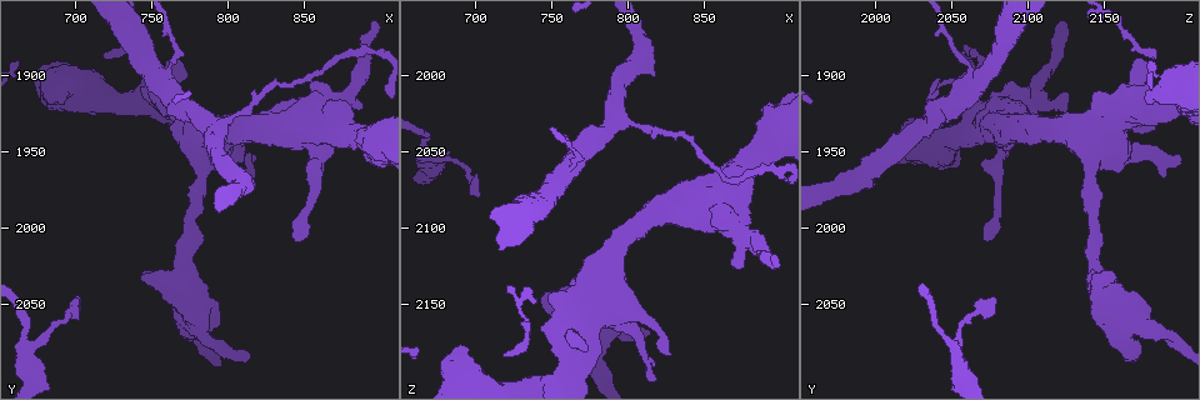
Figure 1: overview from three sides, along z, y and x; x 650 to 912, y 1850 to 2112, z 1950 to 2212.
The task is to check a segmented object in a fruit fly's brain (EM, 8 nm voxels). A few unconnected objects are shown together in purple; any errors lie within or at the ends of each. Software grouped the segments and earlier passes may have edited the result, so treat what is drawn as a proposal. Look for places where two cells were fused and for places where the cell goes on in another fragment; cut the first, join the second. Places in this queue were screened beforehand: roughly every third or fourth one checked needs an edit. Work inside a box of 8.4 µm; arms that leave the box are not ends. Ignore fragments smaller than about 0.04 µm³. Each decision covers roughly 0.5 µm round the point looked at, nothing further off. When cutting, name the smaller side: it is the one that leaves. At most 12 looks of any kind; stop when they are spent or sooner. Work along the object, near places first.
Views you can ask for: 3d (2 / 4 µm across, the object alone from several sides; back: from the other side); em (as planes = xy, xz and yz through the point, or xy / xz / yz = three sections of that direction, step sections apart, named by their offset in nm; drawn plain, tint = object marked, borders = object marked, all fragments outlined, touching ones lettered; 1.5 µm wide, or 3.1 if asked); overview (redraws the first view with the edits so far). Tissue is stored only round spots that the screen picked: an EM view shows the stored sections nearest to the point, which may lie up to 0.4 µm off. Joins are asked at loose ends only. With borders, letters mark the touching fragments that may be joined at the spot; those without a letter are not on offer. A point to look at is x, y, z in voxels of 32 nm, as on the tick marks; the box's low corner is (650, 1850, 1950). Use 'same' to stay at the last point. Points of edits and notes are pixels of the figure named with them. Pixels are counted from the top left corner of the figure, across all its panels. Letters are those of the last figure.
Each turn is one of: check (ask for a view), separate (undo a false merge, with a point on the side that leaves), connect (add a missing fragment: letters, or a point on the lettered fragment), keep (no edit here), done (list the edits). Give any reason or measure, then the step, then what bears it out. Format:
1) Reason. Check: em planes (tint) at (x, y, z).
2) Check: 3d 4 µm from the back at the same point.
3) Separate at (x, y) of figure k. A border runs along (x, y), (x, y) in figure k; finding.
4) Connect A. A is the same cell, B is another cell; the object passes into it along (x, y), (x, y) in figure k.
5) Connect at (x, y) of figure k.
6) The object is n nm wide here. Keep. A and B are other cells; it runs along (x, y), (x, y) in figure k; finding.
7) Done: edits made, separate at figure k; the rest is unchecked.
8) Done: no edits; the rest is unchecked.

Thick end. Check: em planes (plain) at (744, 2028, 2154).

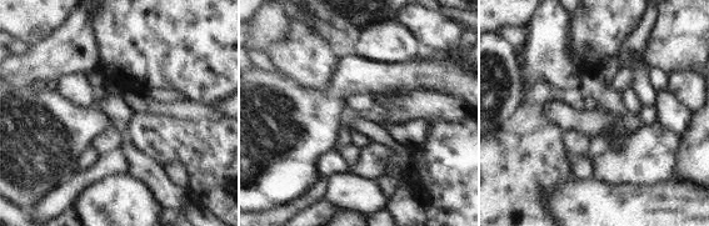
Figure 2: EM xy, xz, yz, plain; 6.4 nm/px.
See the neighbours. Check: em planes (borders) at the same point.

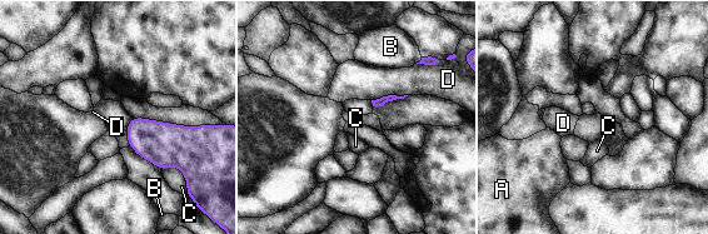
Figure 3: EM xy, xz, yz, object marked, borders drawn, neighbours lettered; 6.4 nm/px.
Keep. A, B, C and D are other cells; a border runs along (407, 94), (383, 95), (372, 100) in figure 3; no lettered fragment goes on from it.

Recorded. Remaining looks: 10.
Check: 3d 2 µm at (816, 2086, 2166).

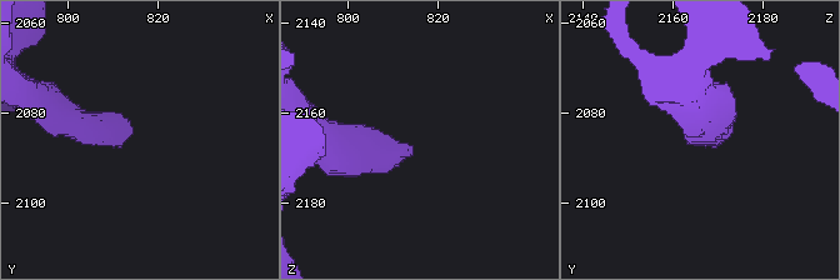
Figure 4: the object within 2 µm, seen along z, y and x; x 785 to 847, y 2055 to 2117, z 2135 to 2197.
Shape alone is not enough. Check: em xz step 8 (tint) at (814, 2084, 2167).

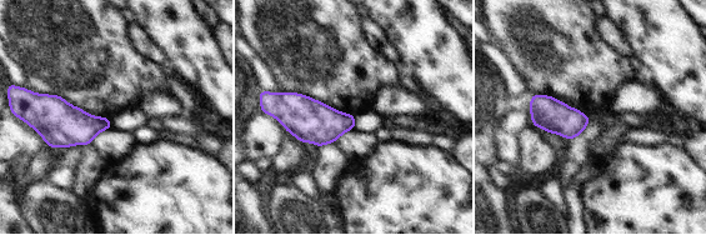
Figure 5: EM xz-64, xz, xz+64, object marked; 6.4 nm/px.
Check: em planes (borders) at the same point.

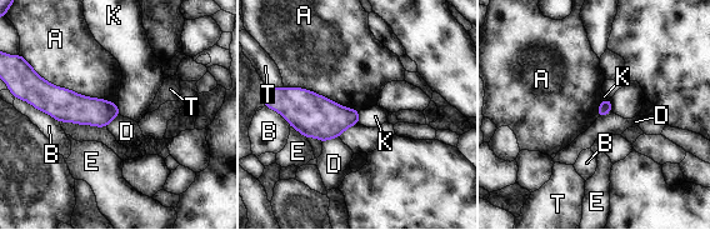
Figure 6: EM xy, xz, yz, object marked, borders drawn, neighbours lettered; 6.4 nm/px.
Keep. A, B, D, E, K and T are other cells; a border runs along (39, 74), (118, 106) in figure 6; no lettered fragment goes on from it.

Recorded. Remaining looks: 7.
Tapers out. Check: 3d 4 µm at (704, 2046, 2078).

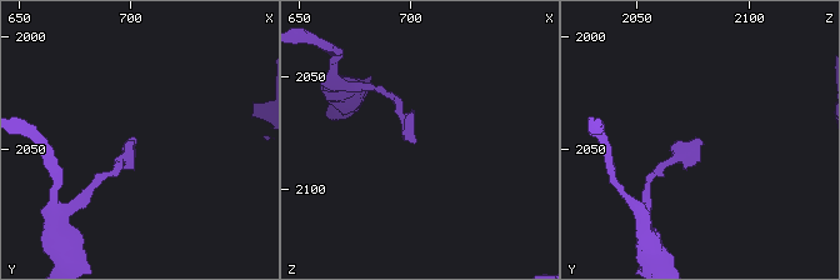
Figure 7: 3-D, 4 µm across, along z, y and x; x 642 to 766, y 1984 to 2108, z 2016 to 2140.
Check: em planes (borders) at (704, 2046, 2079).

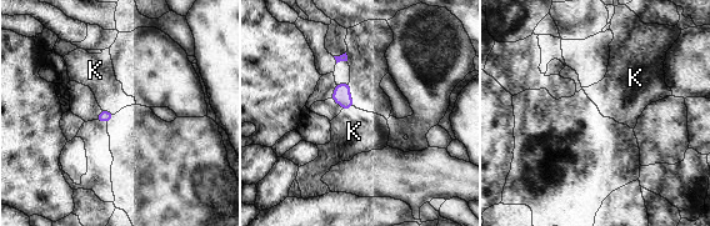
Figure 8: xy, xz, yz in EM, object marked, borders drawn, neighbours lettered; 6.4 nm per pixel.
The longest contact is with K, 90 nm. Keep. K is another cell; a border runs along (101, 109), (110, 110), (114, 114) in figure 8; none of them fits.

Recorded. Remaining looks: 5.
Check: 3d 2 µm at (750, 1912, 2154).

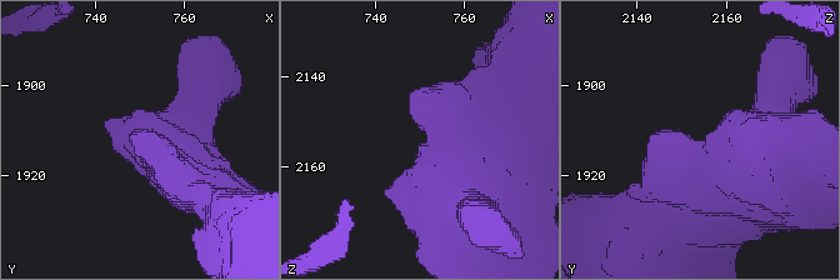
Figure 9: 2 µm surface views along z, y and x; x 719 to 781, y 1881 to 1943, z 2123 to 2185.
Check: em xz step 4 (tint) at (750, 1912, 2154).

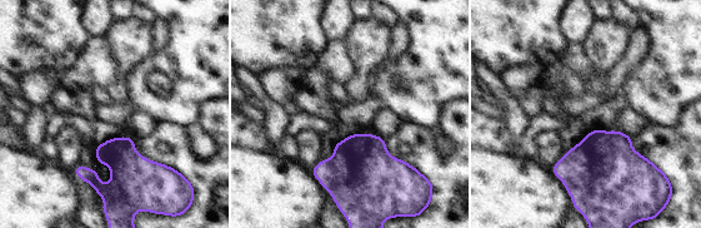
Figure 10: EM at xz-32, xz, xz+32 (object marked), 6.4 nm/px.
Check: em planes (borders) at the same point.

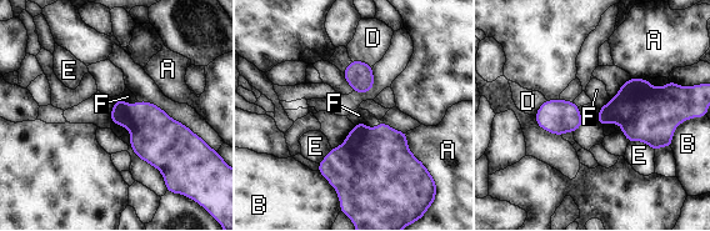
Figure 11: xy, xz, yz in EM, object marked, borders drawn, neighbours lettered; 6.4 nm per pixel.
The object is 130 nm wide here. Keep. A, B, D, E and F are other cells; a border runs along (379, 122), (374, 127), (354, 124) in figure 11; all the same cell.

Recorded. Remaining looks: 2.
Branch stops here. Check: em xz step 8 (borders) at (828, 1934, 2182).

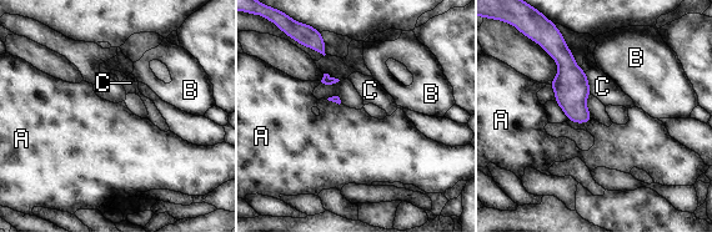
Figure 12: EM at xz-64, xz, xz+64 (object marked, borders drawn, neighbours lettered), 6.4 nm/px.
Keep. A, B and C are other cells; a border runs along (592, 119), (585, 122), (568, 121) in figure 12; no lettered fragment goes on from it.

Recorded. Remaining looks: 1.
Done: no edits; the rest is unchecked.

